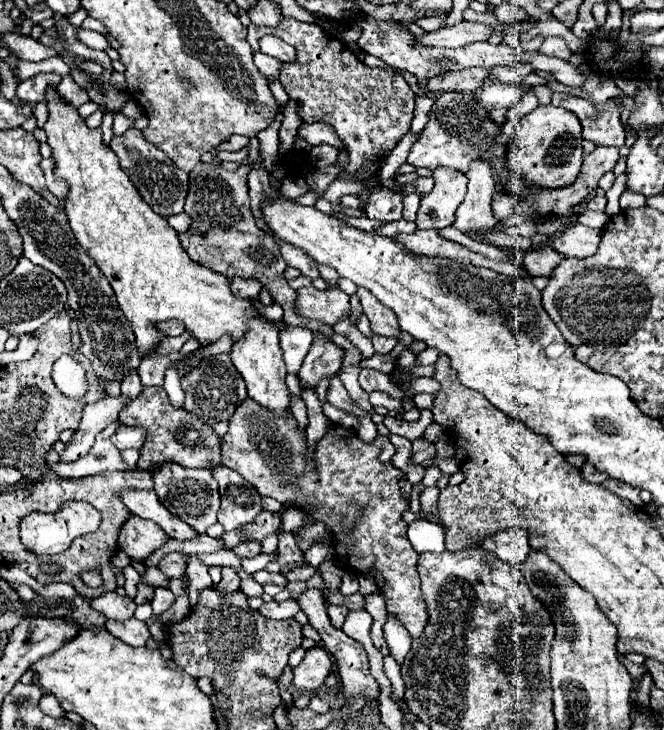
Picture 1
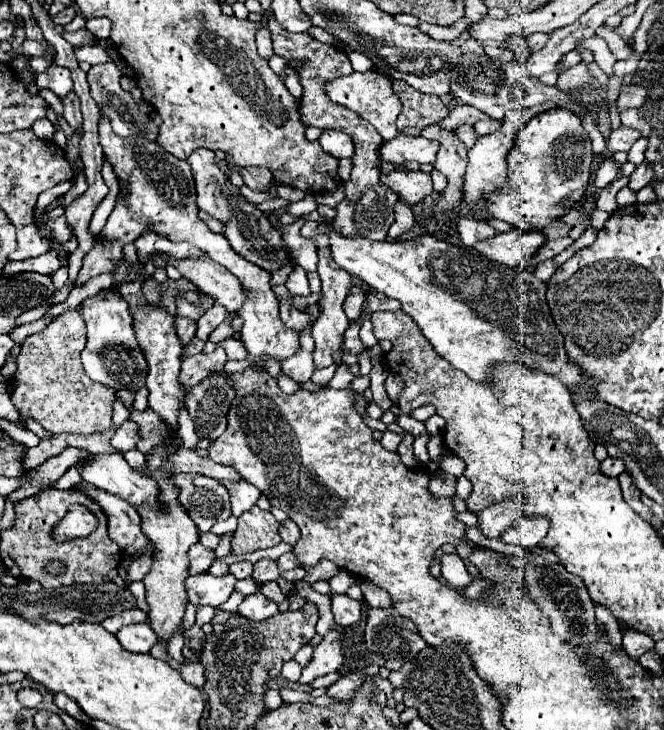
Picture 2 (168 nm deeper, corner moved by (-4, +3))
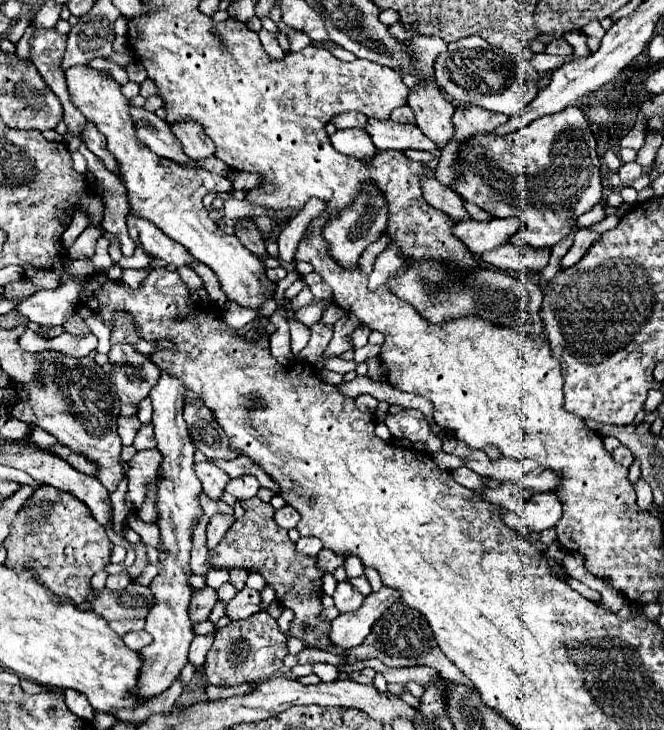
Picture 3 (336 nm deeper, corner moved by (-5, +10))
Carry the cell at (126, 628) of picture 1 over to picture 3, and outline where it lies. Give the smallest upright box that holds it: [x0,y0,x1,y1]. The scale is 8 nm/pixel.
[123,630,151,652]

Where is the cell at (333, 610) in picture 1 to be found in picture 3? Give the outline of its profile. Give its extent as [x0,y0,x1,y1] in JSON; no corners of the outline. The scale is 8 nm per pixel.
[333,582,363,614]

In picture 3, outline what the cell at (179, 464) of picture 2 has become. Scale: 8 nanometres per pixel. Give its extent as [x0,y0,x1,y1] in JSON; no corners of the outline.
[213,456,279,494]

